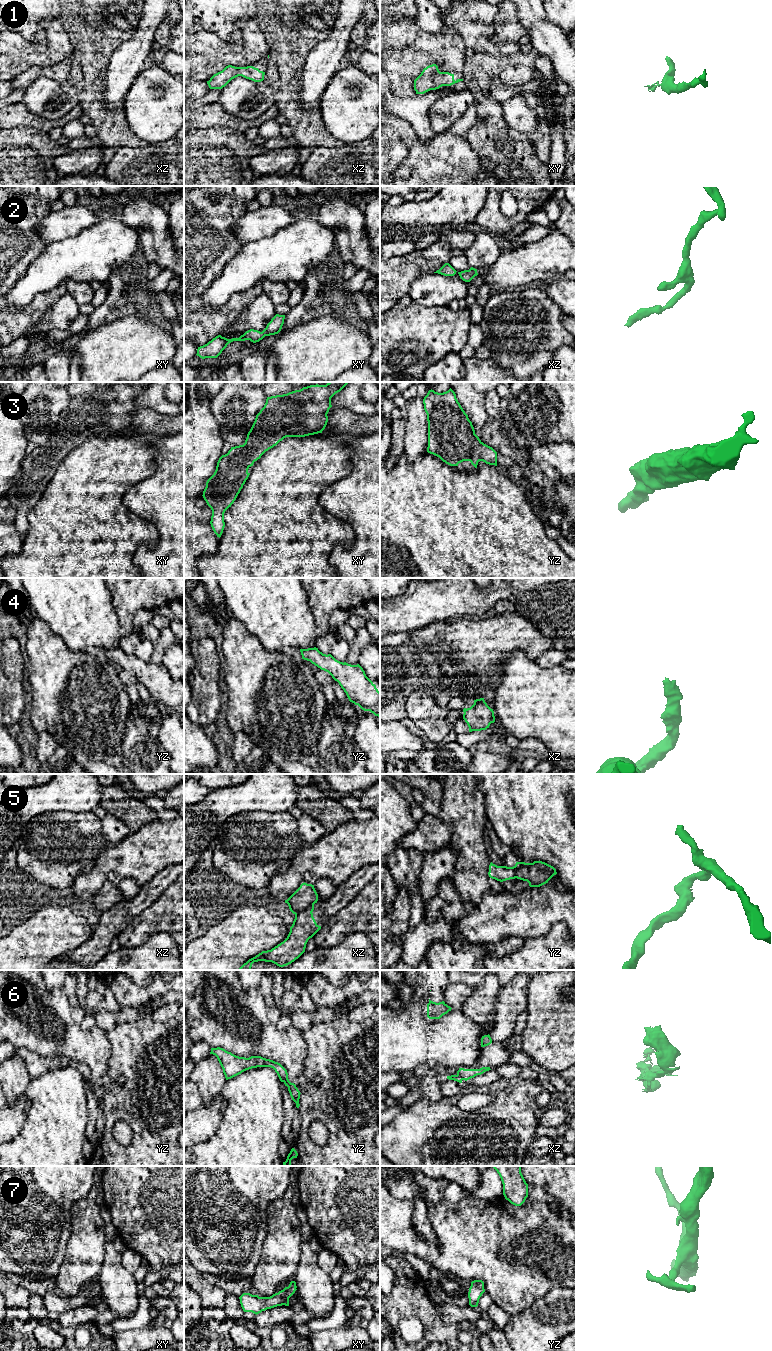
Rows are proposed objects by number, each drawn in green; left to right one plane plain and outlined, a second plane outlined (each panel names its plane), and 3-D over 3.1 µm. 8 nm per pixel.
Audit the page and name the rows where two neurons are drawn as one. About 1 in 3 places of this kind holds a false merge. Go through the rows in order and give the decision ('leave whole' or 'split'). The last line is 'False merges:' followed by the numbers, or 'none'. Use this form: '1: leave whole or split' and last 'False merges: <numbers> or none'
1: leave whole
2: leave whole
3: leave whole
4: leave whole
5: split
6: split
7: leave whole
False merges: 5, 6

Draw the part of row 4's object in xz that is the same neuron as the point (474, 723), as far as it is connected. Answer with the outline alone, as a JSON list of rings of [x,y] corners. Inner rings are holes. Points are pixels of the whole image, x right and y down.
[[[484,698],[474,700],[474,704],[470,708],[464,708],[463,712],[463,719],[469,727],[469,732],[486,730],[495,722],[494,711]]]

